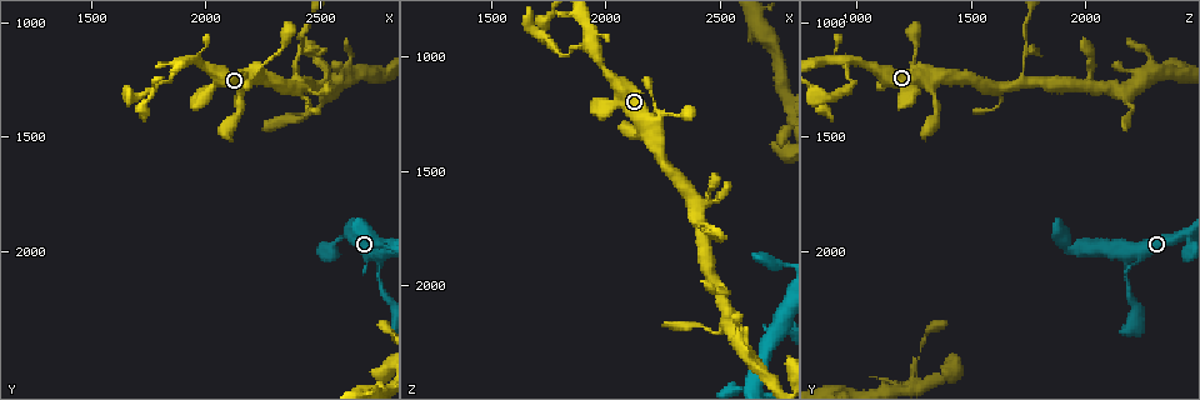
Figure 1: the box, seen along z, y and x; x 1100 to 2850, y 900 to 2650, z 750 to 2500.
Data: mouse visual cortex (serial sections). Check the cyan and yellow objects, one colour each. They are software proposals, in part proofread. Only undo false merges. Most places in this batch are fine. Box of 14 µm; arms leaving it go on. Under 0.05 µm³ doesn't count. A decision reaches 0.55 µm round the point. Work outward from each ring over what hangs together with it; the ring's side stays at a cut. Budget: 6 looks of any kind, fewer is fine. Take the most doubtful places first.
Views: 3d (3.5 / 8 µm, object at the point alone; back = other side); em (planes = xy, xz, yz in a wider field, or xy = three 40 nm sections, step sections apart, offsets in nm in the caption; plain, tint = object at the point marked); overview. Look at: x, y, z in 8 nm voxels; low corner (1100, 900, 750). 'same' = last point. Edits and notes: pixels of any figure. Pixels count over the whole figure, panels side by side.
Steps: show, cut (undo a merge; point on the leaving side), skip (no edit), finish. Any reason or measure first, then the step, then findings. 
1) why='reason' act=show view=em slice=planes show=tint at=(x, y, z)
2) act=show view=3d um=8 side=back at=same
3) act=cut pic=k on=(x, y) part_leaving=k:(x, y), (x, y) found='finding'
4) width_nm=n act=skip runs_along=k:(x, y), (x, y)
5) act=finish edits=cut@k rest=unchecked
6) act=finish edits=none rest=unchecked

why='sharp bend' act=show view=3d um=3.5 at=(1820, 1250, 990)

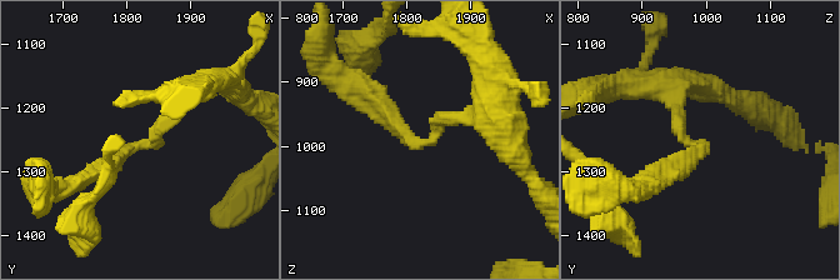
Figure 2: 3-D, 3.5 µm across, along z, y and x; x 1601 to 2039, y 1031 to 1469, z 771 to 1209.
arm_widths_nm=150,200 why='now the EM' act=show view=em slice=xy step=5 show=tint at=(1835, 1255, 995)

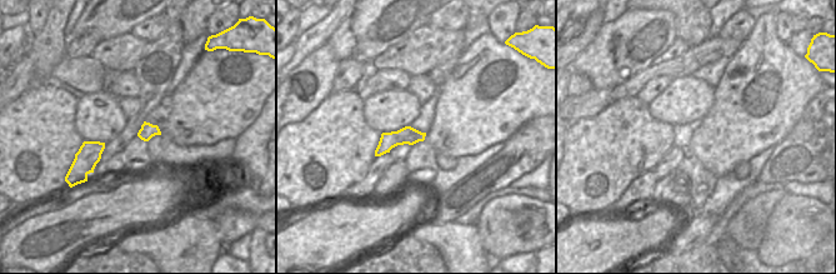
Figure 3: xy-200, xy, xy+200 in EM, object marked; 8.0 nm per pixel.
act=skip runs_along=3:(421, 135), (394, 138), (378, 153) found='continuous, no second cell'

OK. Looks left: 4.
why='sudden change in width' act=show view=3d um=3.5 at=(2770, 2030, 2180)

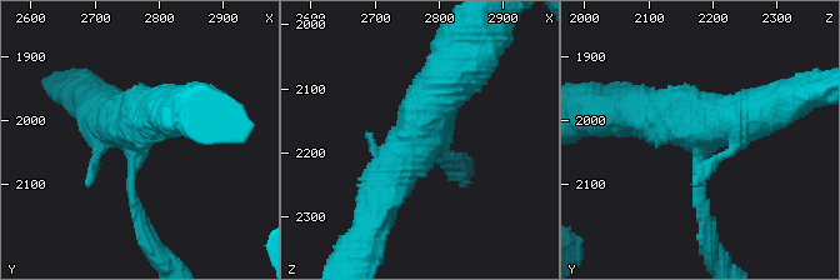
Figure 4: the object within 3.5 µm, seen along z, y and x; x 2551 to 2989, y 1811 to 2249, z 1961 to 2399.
act=show view=em slice=planes show=tint at=(2765, 2035, 2180)

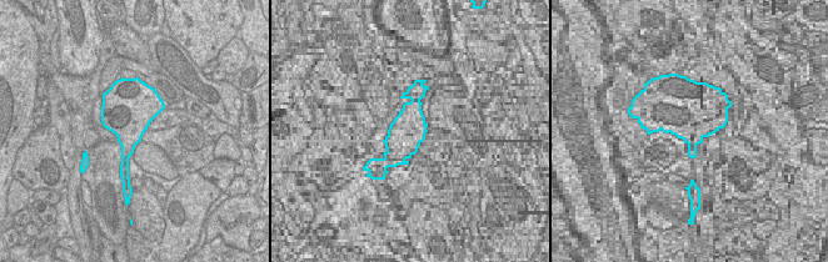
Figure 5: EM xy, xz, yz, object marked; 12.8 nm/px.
act=skip runs_along=4:(374, 215), (451, 78) found='all the same cell'

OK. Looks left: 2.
why='sharp bend' act=show view=3d um=3.5 at=(2220, 1190, 1270)

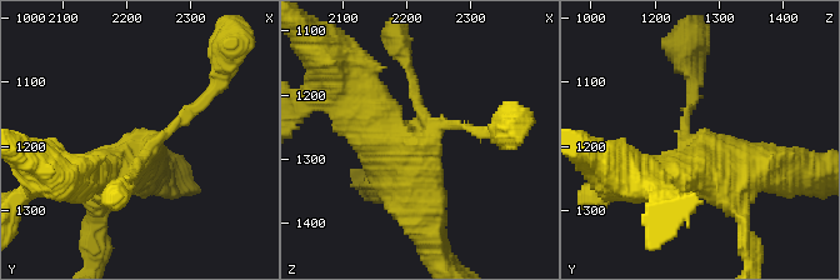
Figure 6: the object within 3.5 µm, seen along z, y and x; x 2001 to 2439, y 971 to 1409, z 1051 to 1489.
why='shape alone is not enough' act=show view=em slice=xy step=1 show=tint at=(2220, 1195, 1285)

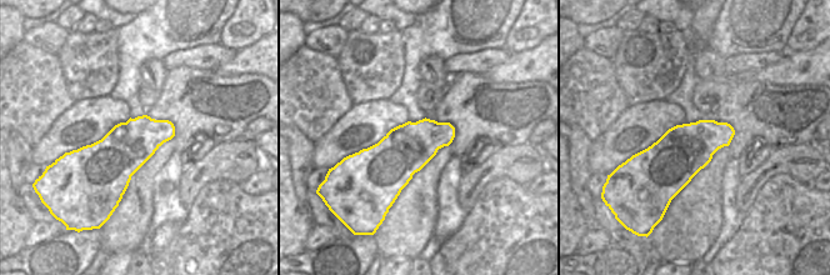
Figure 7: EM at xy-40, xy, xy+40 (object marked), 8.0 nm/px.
act=skip runs_along=6:(89, 175), (111, 171), (200, 105) found='all the same cell'

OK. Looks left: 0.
act=finish edits=none rest=unchecked

